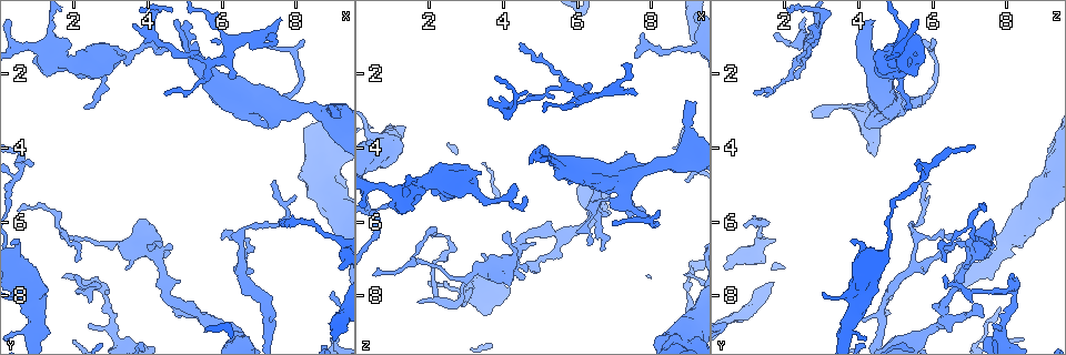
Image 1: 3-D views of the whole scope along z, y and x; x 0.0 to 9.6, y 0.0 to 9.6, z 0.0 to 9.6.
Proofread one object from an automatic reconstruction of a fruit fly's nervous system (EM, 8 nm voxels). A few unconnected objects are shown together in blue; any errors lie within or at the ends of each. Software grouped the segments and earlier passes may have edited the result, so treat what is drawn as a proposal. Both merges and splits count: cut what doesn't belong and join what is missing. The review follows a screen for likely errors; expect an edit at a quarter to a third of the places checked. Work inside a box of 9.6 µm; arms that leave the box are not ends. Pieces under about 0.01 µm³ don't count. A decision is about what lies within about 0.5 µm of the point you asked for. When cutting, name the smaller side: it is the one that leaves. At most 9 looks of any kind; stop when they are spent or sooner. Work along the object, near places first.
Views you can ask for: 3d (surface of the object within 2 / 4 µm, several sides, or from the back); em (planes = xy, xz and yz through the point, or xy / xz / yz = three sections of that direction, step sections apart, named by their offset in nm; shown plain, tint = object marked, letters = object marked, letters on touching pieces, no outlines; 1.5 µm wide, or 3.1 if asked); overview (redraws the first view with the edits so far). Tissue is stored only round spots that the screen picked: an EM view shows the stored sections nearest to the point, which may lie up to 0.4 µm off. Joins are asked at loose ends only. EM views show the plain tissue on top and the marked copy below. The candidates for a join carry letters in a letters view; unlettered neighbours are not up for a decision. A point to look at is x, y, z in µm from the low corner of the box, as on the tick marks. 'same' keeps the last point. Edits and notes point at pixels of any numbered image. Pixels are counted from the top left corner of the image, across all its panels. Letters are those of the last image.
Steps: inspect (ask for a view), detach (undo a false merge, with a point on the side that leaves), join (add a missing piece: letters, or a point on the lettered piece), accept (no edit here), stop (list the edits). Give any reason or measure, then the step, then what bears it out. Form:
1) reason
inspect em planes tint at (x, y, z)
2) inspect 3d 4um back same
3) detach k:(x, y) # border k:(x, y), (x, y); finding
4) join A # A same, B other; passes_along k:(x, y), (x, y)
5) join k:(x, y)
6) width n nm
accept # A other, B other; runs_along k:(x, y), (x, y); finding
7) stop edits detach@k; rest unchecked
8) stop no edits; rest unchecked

thick turns thin
inspect em planes letters at (0.90, 9.15, 3.60)

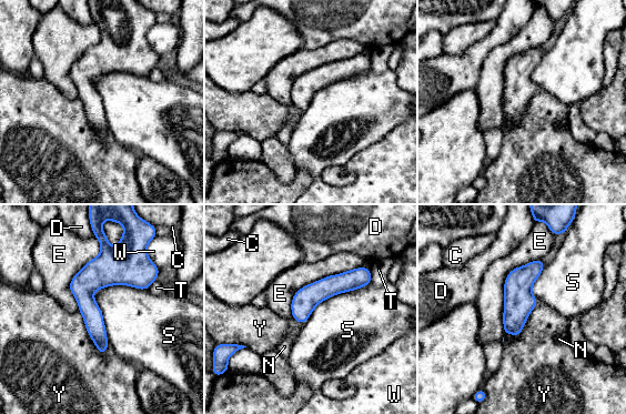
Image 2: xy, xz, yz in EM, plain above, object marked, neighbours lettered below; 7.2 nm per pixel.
width 50 nm
accept # C other, D other, E other, N other, S other, T other, W other, Y other; runs_along 2:(147, 260), (89, 290), (101, 351); continuous, no second neuron

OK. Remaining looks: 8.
inspect 3d 2um at (4.65, 8.25, 7.15)

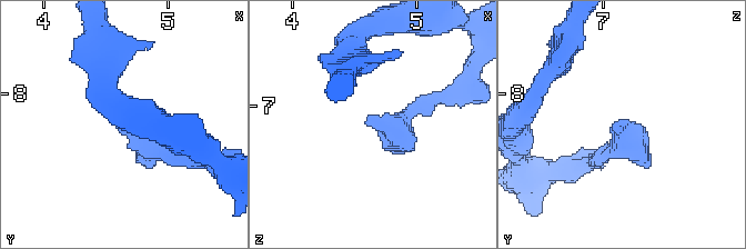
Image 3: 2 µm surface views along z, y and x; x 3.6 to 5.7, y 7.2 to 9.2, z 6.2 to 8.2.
inspect em xz step 4 tint at (4.58, 8.26, 7.14)

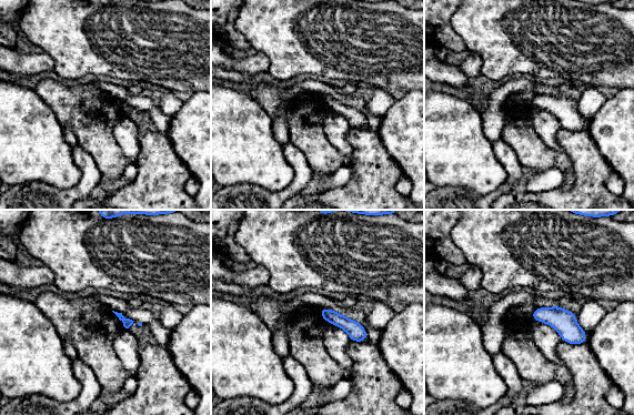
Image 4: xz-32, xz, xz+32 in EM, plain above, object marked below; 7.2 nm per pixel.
what lies round it
inspect em xz step 4 letters same

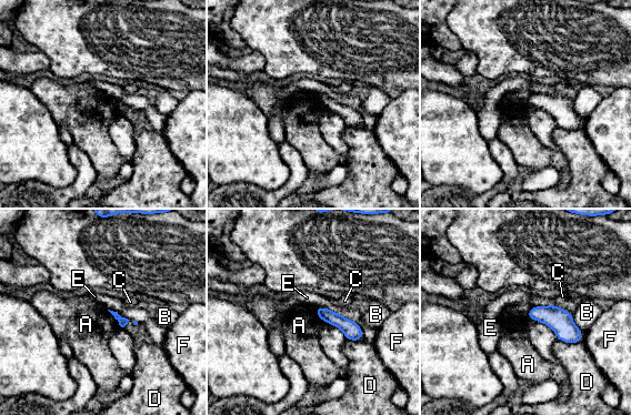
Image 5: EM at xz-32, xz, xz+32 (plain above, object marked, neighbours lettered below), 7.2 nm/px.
accept # A other, B other, C other, D other, E other, F other; runs_along 5:(318, 310), (360, 335); none of them fits

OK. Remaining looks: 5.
thin end
inspect 3d 4um at (2.40, 8.75, 7.65)

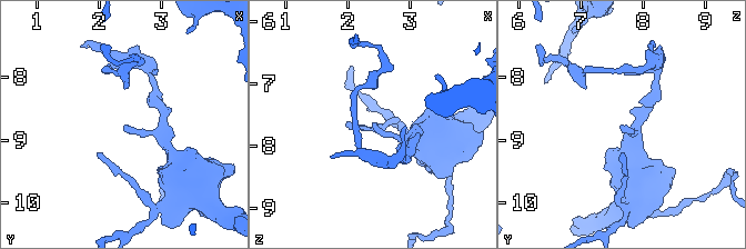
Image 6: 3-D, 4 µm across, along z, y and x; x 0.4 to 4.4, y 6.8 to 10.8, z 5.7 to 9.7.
inspect em planes letters at (2.45, 8.80, 7.60)

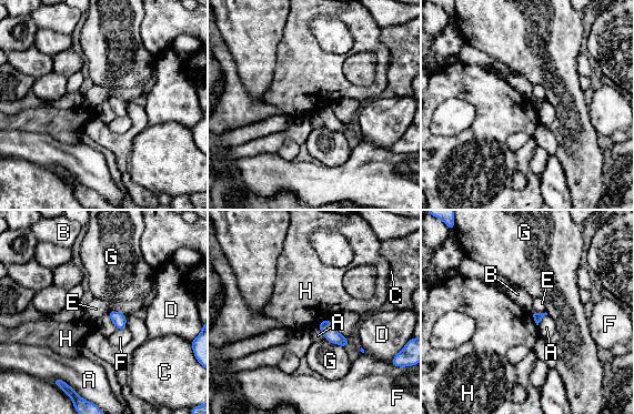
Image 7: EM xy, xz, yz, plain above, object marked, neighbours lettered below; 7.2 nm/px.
accept # A other, B other, C other, D other, E other, F other, G other, H other; border 7:(529, 312), (536, 325); no lettered piece goes on from it

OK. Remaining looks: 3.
branch stops here
inspect em xz step 8 letters at (8.25, 1.10, 5.75)

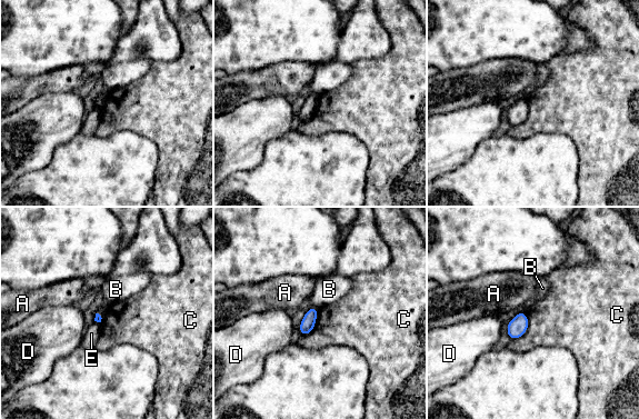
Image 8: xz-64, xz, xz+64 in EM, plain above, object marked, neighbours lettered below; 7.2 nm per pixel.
accept # A other, B other, C other, D other, E other; no lettered piece goes on from it

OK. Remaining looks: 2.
stop no edits; rest unchecked

